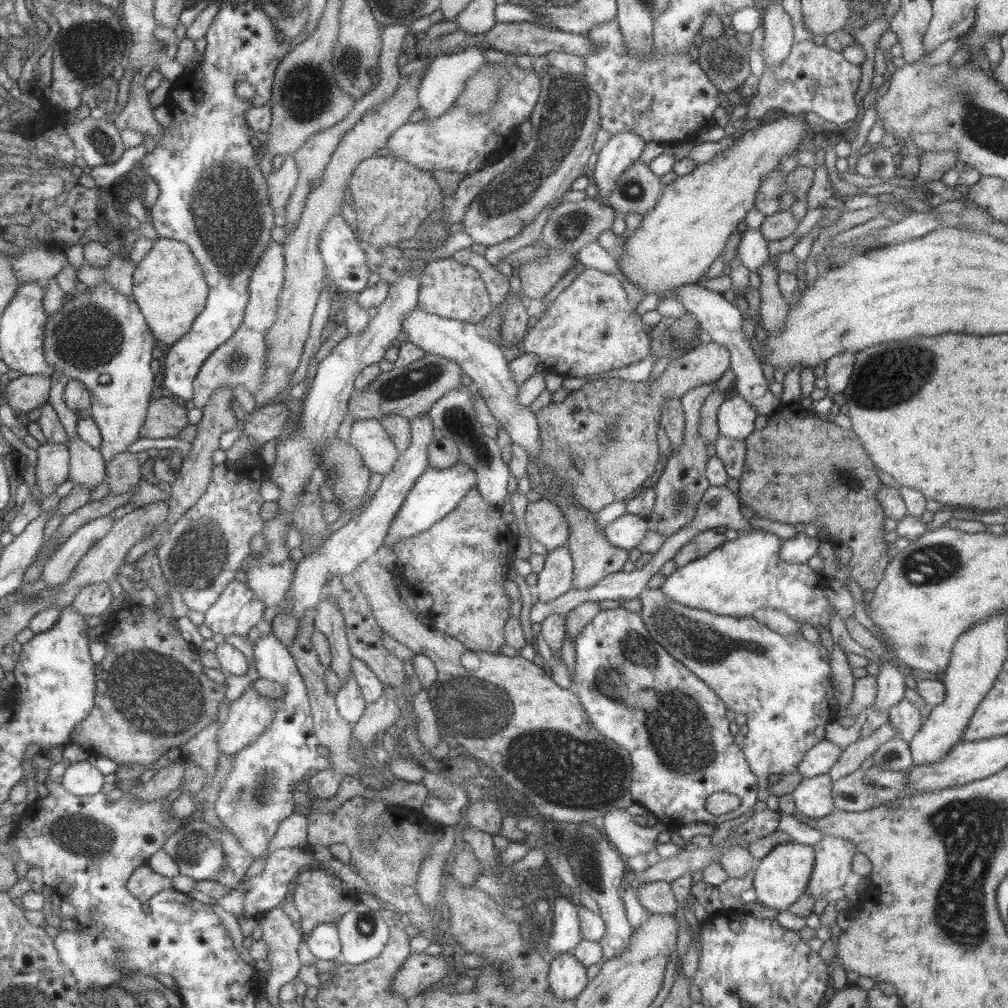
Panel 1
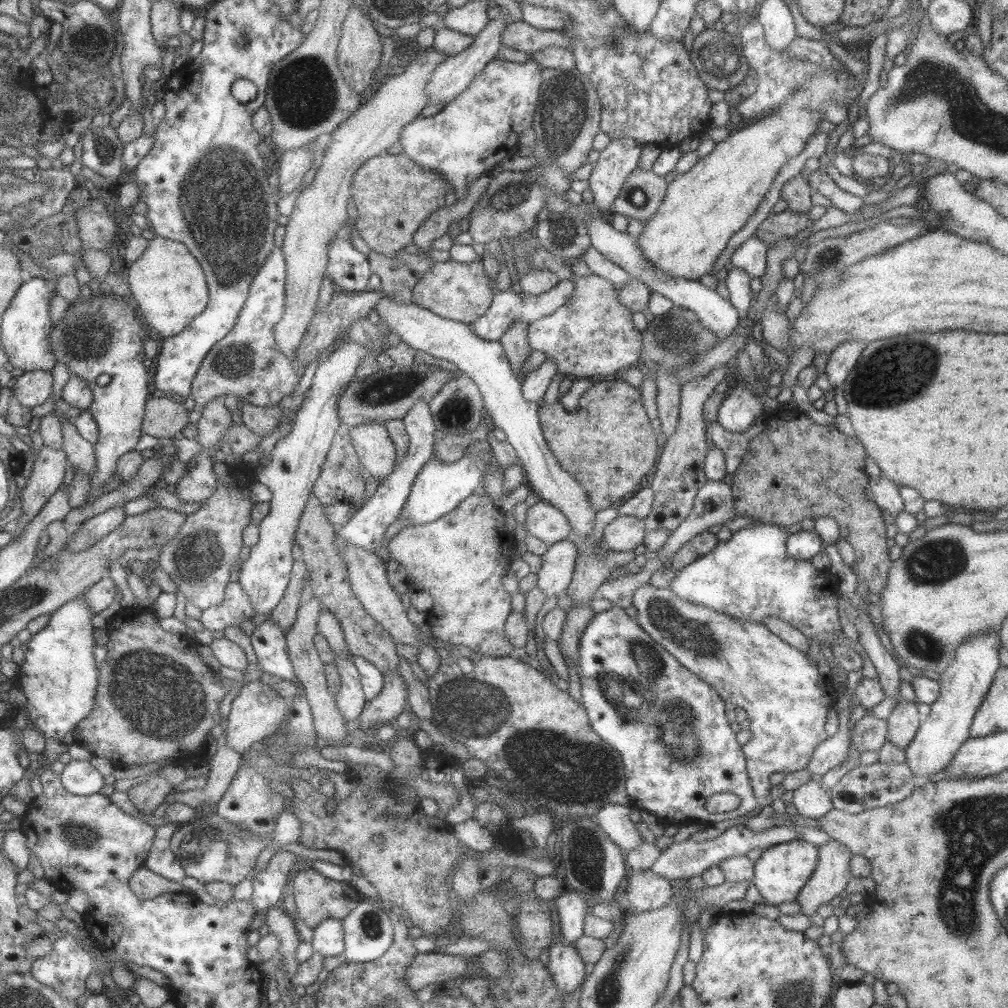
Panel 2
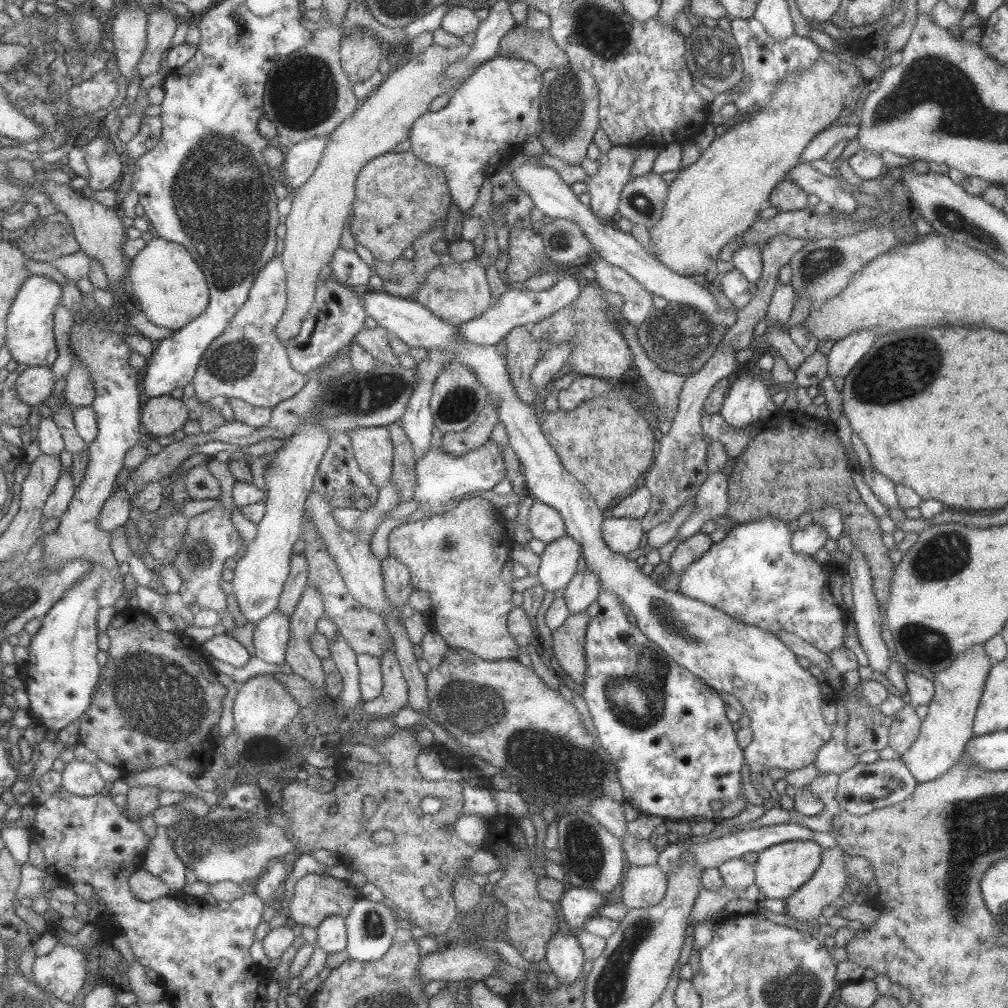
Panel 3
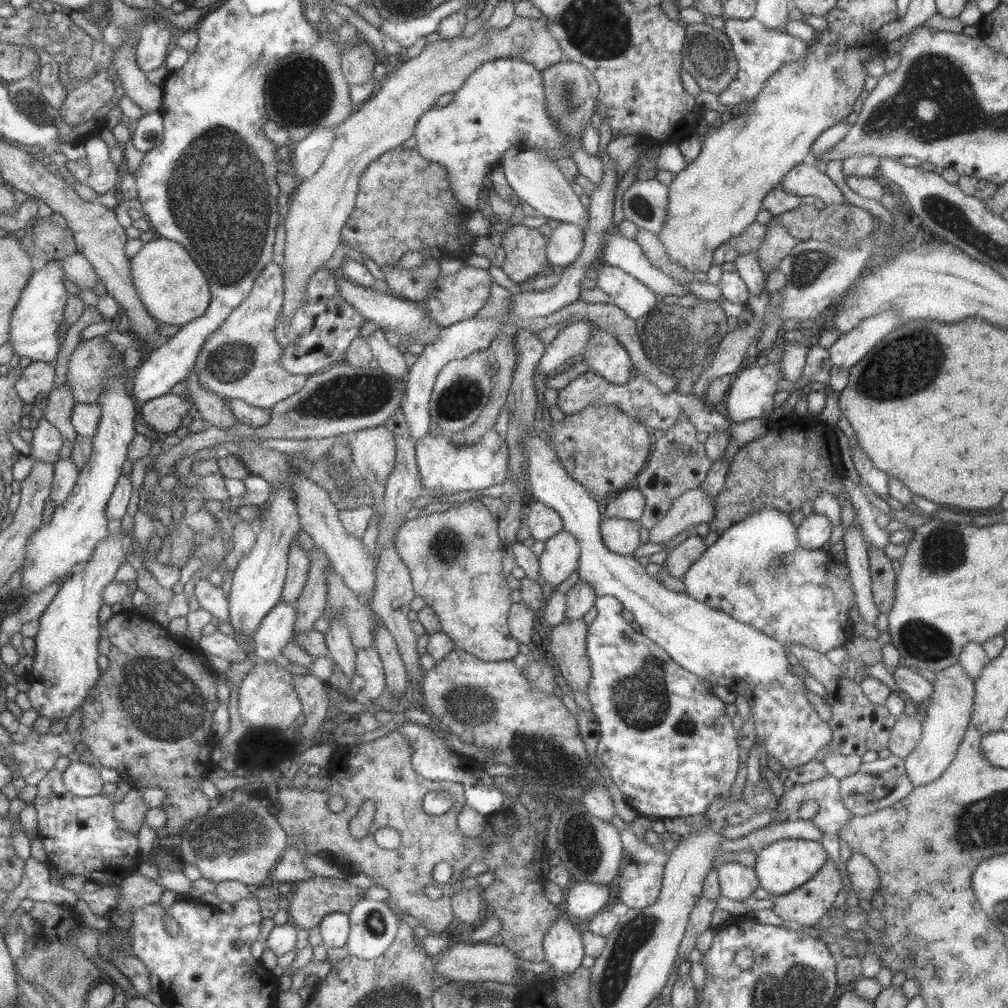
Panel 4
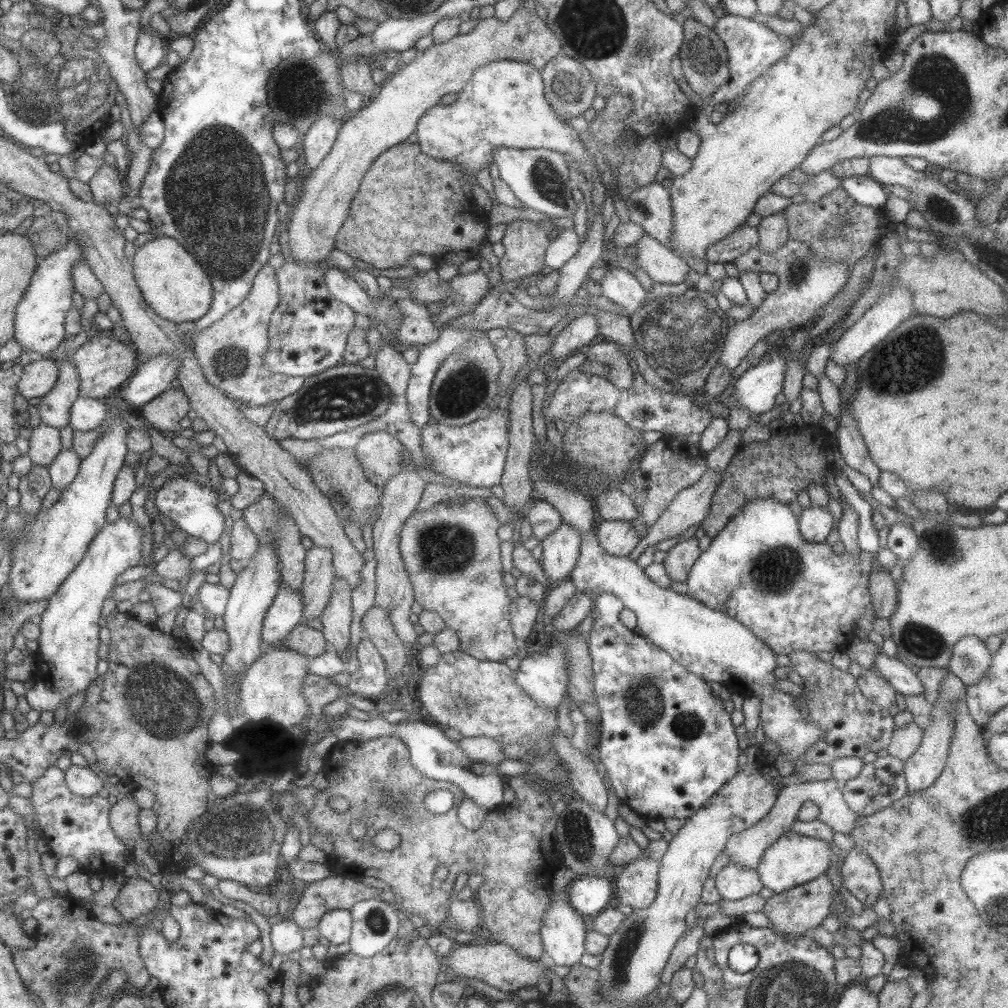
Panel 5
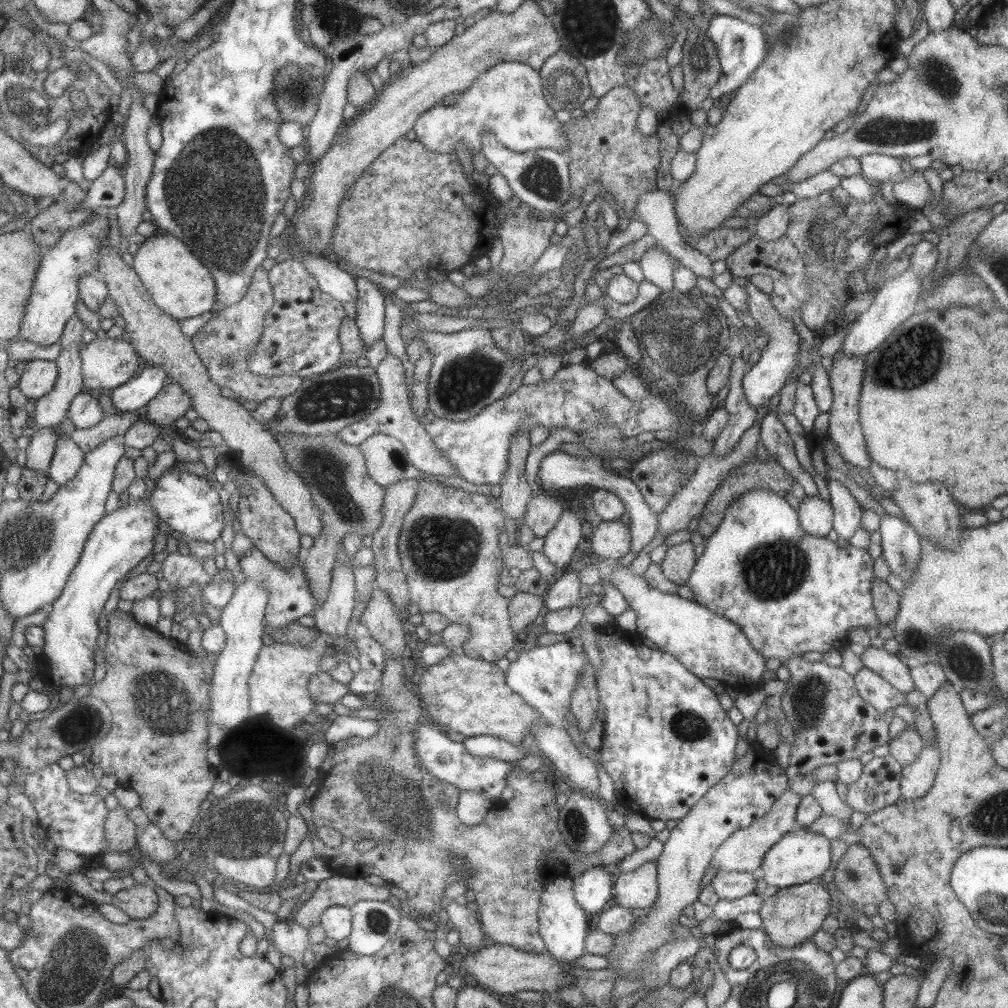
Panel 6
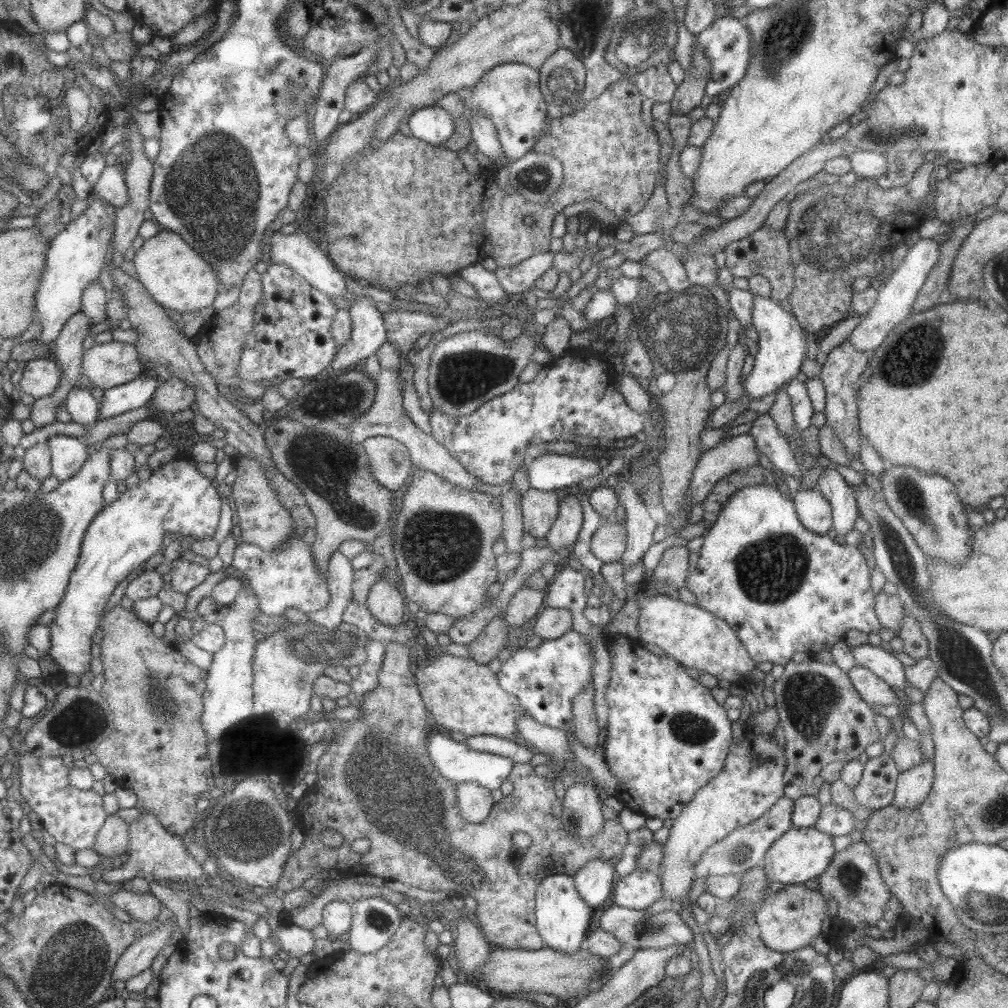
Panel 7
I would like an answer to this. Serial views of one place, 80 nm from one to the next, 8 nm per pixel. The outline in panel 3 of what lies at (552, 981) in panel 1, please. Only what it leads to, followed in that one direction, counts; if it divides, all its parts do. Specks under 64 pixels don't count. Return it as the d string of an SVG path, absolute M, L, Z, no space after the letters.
M555 931L546 942L544 959L561 984L569 985L575 982L583 972L581 968L585 961L576 932Z

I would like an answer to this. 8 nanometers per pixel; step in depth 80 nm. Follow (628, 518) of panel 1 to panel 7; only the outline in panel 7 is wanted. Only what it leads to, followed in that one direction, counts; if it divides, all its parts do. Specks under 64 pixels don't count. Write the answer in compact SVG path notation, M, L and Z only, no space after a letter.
M601 521L590 539L590 551L602 563L619 561L625 547L626 530L616 522Z

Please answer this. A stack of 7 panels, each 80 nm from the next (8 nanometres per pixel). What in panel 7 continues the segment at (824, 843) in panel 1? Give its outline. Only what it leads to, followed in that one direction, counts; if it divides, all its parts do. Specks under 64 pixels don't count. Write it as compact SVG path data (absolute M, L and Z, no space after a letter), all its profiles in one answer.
M801 883L784 885L770 892L758 903L753 918L759 928L761 942L775 952L793 952L810 946L821 933L821 922L827 916L827 900L818 890L809 890Z

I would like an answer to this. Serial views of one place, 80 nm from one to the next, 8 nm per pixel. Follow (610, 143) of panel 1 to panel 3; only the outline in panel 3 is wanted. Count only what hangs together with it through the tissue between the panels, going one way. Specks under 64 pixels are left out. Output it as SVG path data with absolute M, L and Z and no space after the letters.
M627 145L611 146L605 155L598 158L597 172L585 181L586 194L591 197L589 208L603 224L617 214L621 190L629 179L636 158Z

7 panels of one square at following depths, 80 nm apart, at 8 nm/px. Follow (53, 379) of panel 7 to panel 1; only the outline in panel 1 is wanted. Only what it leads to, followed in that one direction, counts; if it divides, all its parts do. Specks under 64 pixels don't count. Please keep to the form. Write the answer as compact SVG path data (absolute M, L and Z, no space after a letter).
M20 375L11 379L5 388L5 402L15 412L28 412L37 409L45 403L49 394L49 377L36 375Z

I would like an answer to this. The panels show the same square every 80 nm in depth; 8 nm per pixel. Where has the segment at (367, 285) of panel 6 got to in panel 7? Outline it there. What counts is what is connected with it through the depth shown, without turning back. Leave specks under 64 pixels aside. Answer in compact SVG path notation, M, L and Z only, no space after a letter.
M354 295L348 309L352 324L349 336L335 351L327 374L337 376L343 373L347 366L374 354L386 341L382 312L373 307L372 301L371 298Z

